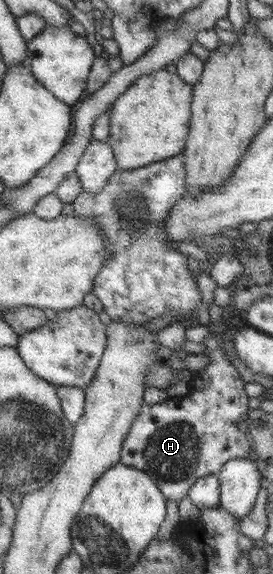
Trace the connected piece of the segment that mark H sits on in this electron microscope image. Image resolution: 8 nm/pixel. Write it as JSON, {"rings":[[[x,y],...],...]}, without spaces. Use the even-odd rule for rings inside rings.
{"rings":[[[215,327],[212,333],[206,335],[201,344],[204,346],[203,354],[208,357],[208,365],[200,372],[192,372],[191,382],[189,384],[188,393],[174,400],[166,398],[163,402],[156,405],[140,406],[138,416],[132,420],[130,429],[125,435],[122,442],[119,463],[132,467],[138,471],[150,475],[154,483],[158,486],[160,493],[165,499],[178,502],[182,497],[186,497],[188,488],[194,484],[194,480],[202,476],[218,475],[226,461],[232,459],[247,459],[251,451],[251,440],[246,438],[245,432],[239,431],[237,423],[246,419],[246,414],[249,410],[247,401],[249,398],[244,391],[245,382],[239,377],[236,372],[236,367],[230,363],[225,357],[223,351],[223,343],[221,343],[220,335],[230,336],[230,331],[227,327]]]}

